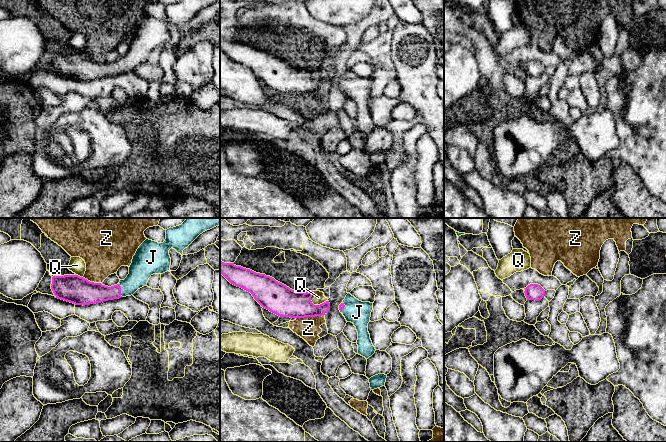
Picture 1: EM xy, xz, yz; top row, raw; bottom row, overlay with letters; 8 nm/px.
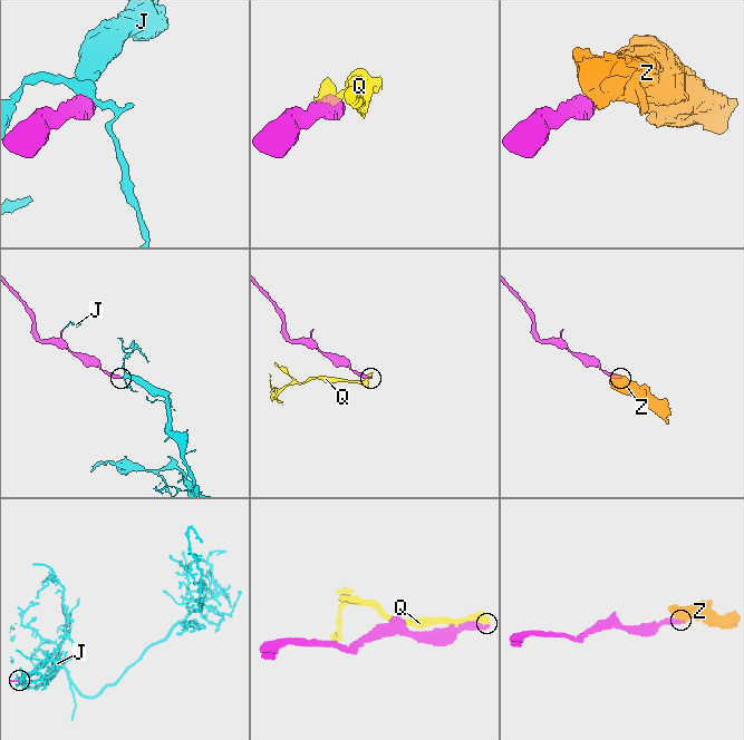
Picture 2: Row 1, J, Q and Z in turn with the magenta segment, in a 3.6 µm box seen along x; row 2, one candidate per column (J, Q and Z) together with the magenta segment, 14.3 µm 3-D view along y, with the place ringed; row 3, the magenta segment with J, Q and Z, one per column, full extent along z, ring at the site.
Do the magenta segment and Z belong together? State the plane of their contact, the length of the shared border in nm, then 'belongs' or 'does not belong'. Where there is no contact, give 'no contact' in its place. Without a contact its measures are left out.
meets magenta in xz; contact 240 nm long; does not belong

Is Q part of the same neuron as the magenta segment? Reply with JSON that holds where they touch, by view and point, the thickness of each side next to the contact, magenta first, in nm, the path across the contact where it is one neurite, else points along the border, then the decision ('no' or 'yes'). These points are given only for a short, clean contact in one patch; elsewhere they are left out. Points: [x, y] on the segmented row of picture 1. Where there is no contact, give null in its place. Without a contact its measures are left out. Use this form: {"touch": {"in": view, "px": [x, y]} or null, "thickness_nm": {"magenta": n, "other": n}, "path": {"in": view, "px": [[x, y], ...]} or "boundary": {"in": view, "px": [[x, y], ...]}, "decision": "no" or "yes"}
{"touch": {"in": "xz", "px": [317, 305]}, "thickness_nm": {"magenta": 220, "other": 100}, "boundary": {"in": "xz", "px": [[310, 297], [314, 304], [321, 304], [327, 301]]}, "decision": "no"}

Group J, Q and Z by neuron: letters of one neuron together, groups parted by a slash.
J / Q / Z

